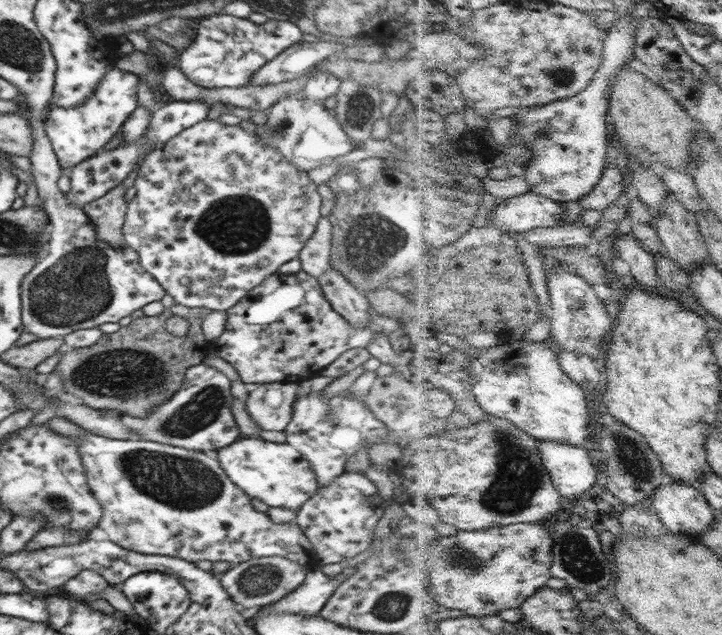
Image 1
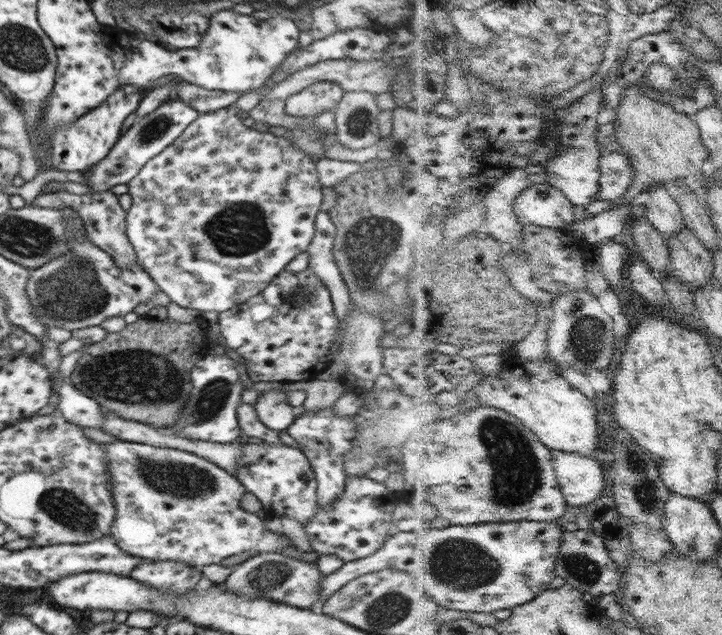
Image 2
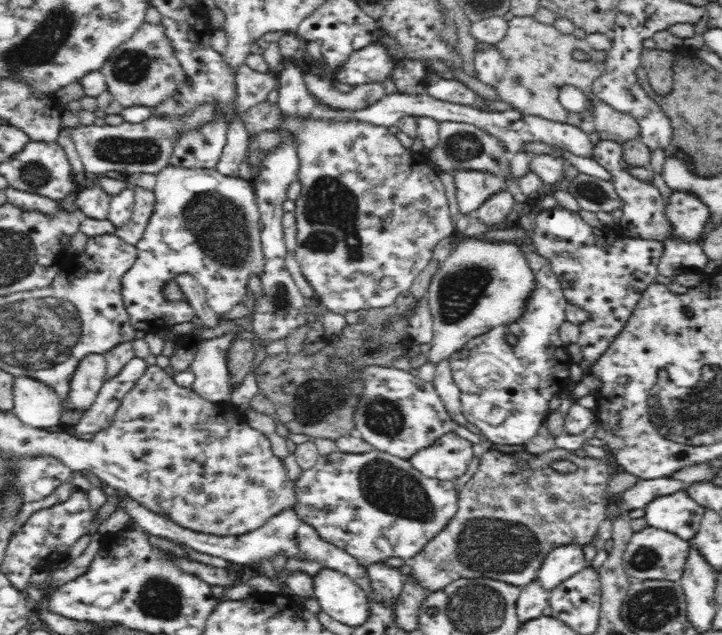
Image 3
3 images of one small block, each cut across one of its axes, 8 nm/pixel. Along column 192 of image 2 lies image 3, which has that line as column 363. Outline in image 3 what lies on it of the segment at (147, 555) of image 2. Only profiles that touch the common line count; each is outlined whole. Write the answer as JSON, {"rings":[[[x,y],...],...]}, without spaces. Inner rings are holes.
{"rings":[[[375,449],[364,454],[334,452],[329,455],[320,455],[313,468],[302,472],[302,475],[296,481],[295,495],[297,503],[293,509],[304,522],[307,522],[318,531],[318,535],[320,535],[324,541],[348,552],[350,556],[353,556],[362,565],[366,566],[380,563],[387,558],[402,558],[402,560],[409,563],[409,561],[418,555],[424,549],[424,546],[426,546],[429,541],[432,541],[432,538],[435,538],[436,534],[444,530],[448,522],[454,518],[454,514],[456,514],[458,510],[458,493],[456,493],[456,489],[454,489],[454,483],[455,482],[449,482],[448,480],[427,478],[418,472],[418,470],[412,468],[412,464],[408,459],[398,458],[397,456],[392,456],[391,454]]]}

